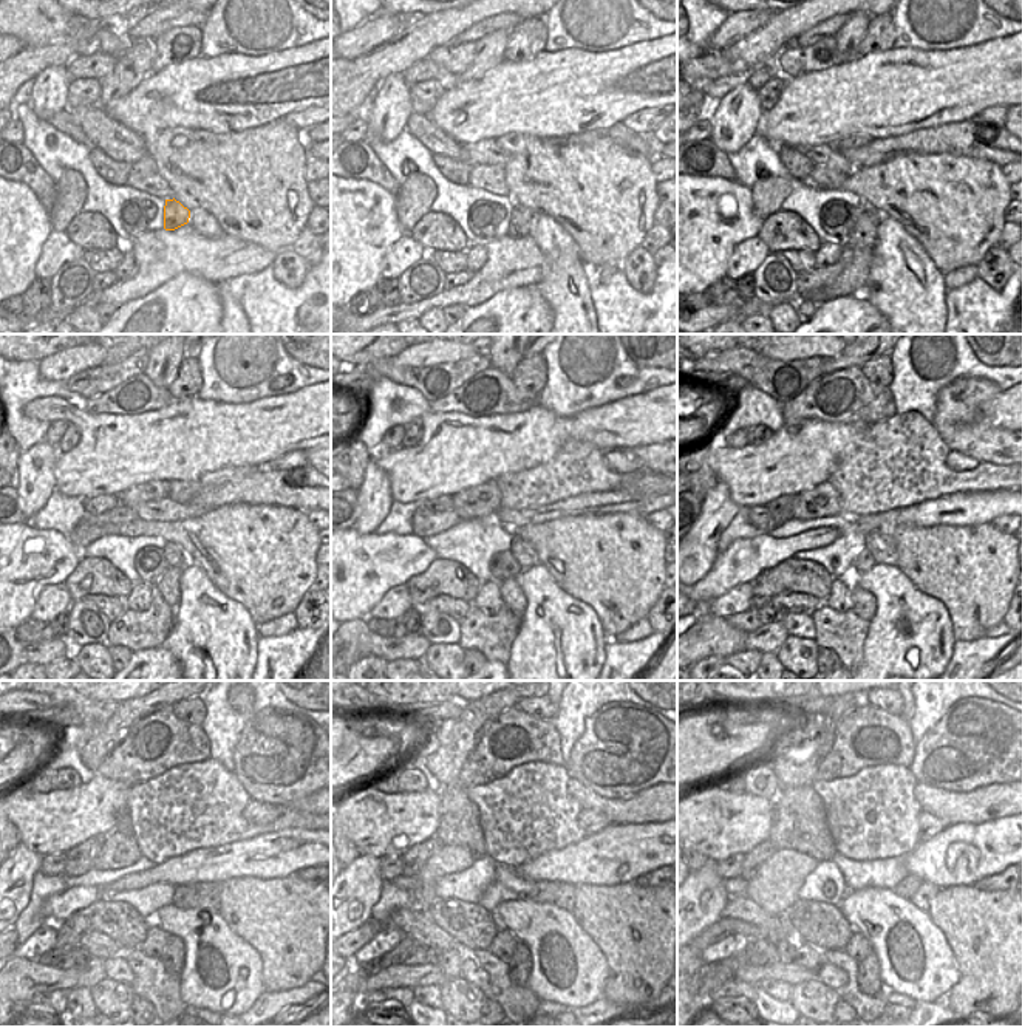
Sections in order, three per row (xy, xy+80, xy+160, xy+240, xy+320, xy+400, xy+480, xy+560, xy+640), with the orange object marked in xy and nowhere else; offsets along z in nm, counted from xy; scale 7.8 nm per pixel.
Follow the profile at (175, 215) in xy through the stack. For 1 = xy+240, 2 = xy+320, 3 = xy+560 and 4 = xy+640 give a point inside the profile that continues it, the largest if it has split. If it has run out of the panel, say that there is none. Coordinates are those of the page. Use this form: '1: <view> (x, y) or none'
1: xy+240 (169, 585)
2: xy+320 (512, 594)
3: xy+560 (520, 965)
4: xy+640 (868, 976)

